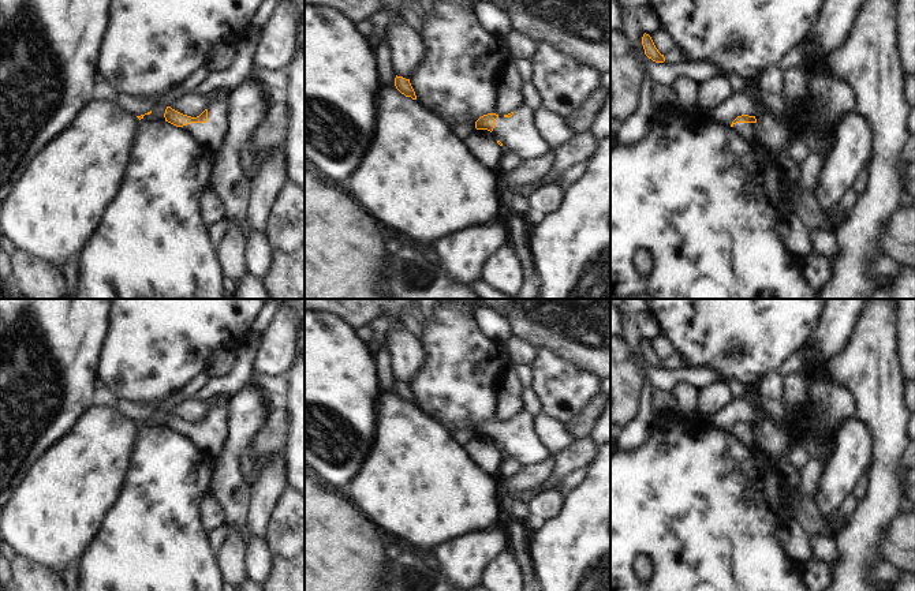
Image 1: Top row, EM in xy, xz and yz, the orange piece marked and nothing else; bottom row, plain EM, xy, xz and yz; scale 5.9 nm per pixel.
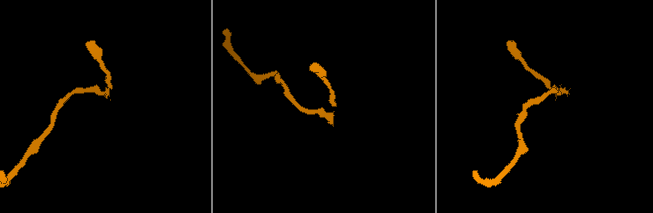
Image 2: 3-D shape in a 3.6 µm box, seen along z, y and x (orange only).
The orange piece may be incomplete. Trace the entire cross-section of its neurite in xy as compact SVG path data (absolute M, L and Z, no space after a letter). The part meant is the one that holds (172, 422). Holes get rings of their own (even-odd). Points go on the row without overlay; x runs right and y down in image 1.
M223 396L197 423L183 420L167 412L164 419L165 427L186 435L198 449L216 457L227 441L228 399L229 396Z

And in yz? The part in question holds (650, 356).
M643 340L642 343L642 351L643 351L643 355L645 355L645 360L651 364L653 367L656 369L664 369L665 367L665 363L664 360L661 360L658 358L658 355L656 354L651 343L649 340Z

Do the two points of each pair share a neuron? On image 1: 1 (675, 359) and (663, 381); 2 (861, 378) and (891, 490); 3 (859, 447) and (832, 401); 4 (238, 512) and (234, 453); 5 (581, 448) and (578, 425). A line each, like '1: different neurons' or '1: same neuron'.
1: different neurons
2: same neuron
3: different neurons
4: same neuron
5: different neurons

